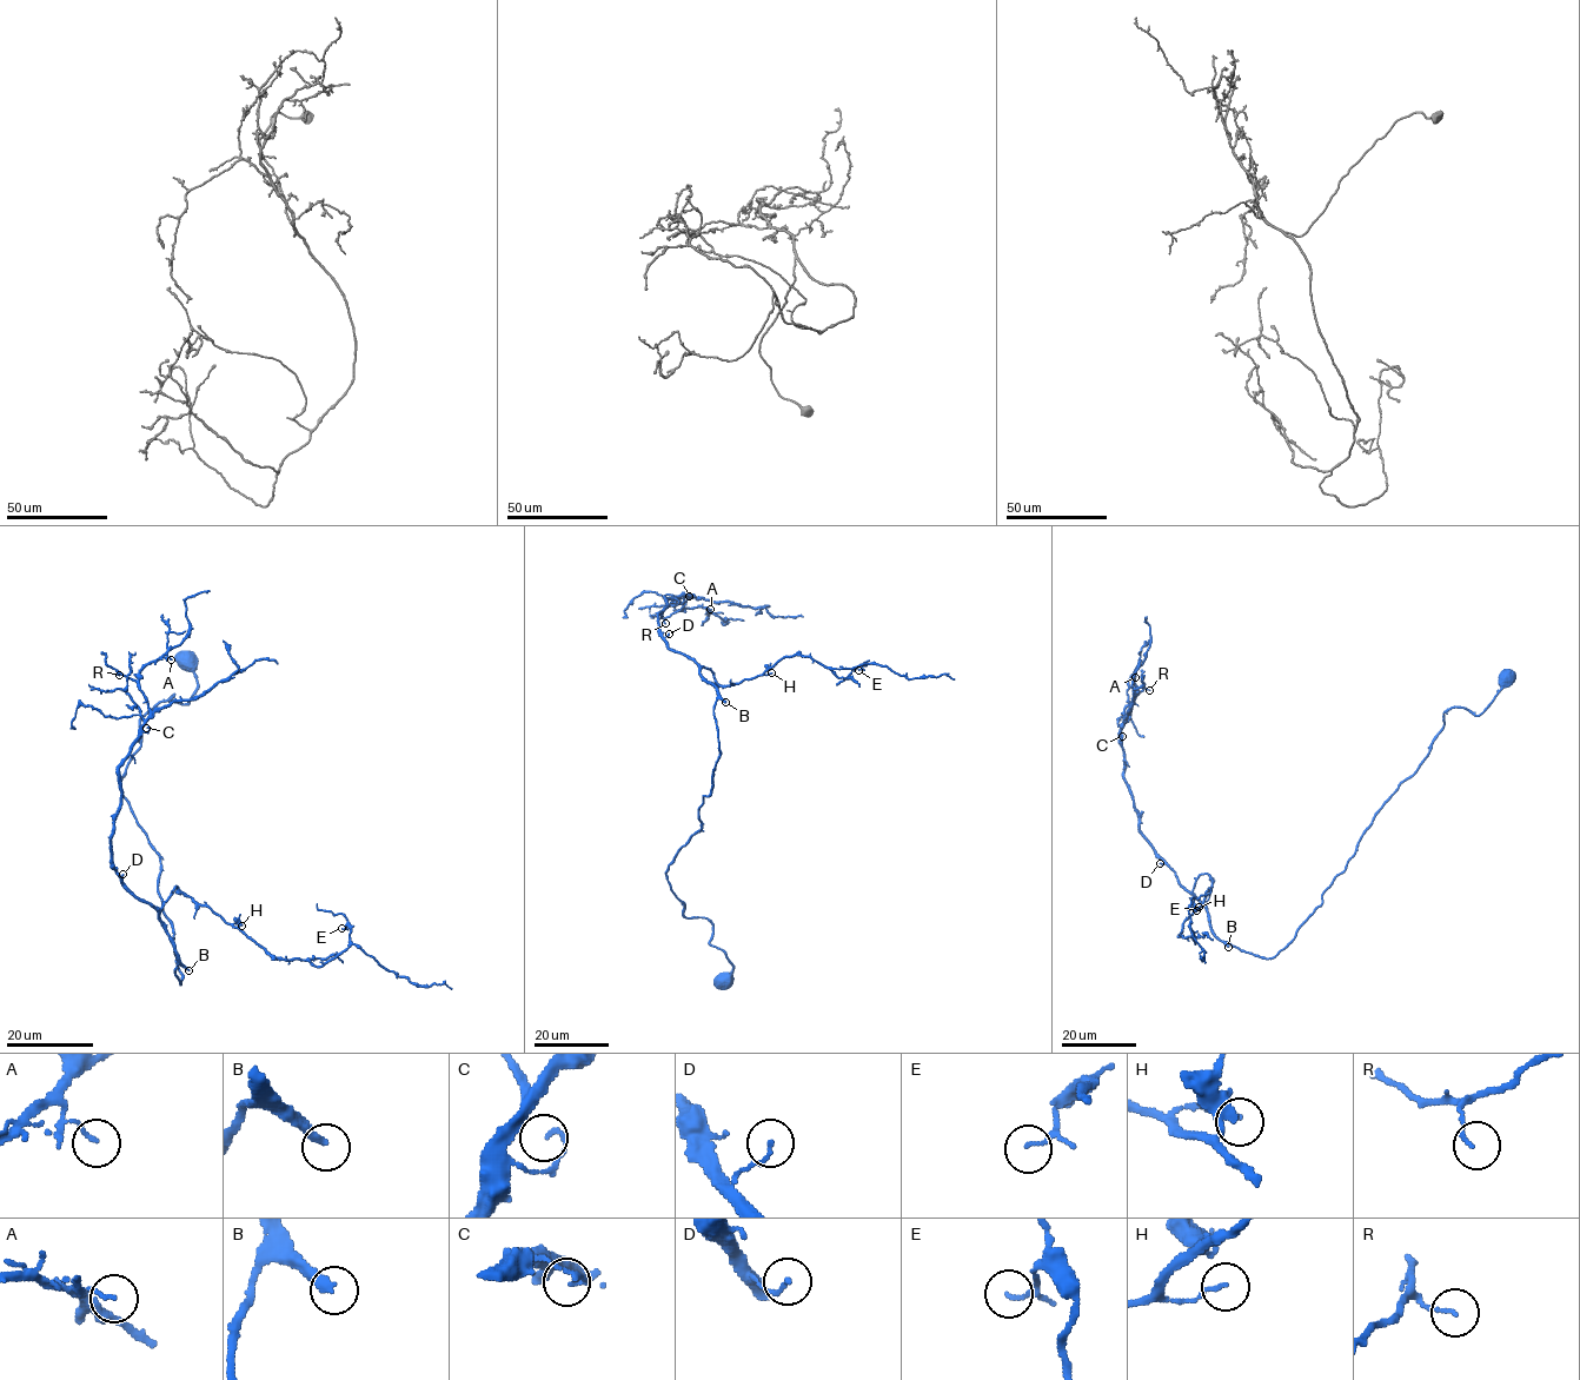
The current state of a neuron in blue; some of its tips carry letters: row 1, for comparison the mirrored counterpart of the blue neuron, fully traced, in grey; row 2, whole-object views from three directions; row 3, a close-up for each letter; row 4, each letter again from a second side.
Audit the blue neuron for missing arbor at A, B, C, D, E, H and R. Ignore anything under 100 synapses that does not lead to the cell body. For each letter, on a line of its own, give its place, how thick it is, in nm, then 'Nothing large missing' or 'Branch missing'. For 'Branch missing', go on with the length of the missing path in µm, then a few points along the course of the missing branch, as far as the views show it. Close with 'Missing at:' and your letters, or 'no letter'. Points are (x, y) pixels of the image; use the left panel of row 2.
A: Place: (171, 659). Thickness 110 nm. Nothing large missing
B: Place: (188, 970). Thickness 260 nm. Branch missing. Missing length about 350 µm
C: Place: (146, 728). Thickness 110 nm. Nothing large missing
D: Place: (123, 874). Thickness 110 nm. Nothing large missing
E: Place: (342, 928). Thickness 80 nm. Nothing large missing
H: Place: (241, 926). Thickness 120 nm. Nothing large missing
R: Place: (119, 675). Thickness 100 nm. Nothing large missing
Missing at: B

